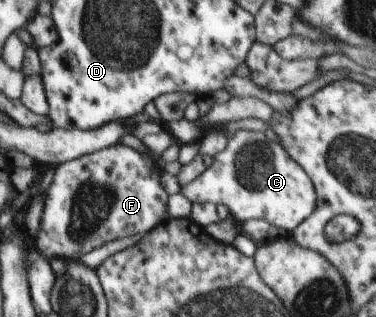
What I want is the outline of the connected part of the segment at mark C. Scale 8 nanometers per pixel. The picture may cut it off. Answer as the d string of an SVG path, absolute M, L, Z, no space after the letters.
M238 131L227 139L226 148L213 156L213 163L192 182L181 187L181 192L192 203L214 203L228 206L230 217L245 223L250 219L264 219L285 230L286 236L304 222L317 207L317 192L308 173L284 150L266 137L265 133Z

